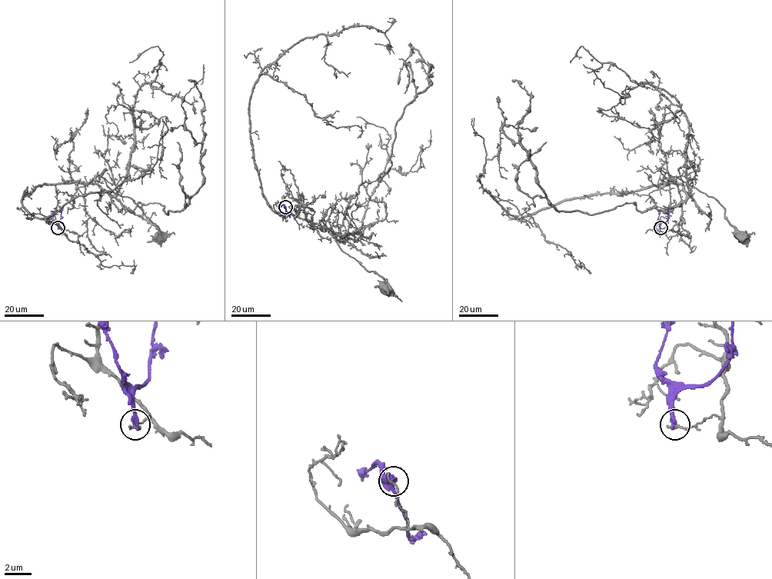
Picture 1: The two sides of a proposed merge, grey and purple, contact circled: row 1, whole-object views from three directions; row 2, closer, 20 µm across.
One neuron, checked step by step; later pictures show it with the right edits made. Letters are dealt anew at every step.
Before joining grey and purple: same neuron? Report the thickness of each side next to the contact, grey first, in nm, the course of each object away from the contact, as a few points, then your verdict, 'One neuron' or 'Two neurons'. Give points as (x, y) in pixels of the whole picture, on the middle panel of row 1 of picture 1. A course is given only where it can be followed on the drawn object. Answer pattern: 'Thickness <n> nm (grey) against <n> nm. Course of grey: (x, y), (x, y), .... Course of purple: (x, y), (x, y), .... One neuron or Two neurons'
Thickness 190 nm (grey) against 320 nm. Course of grey: (285, 207), (284, 217), (318, 223), (334, 205), (328, 221), (334, 240), (385, 287). Course of purple: (285, 207), (290, 217). Two neurons

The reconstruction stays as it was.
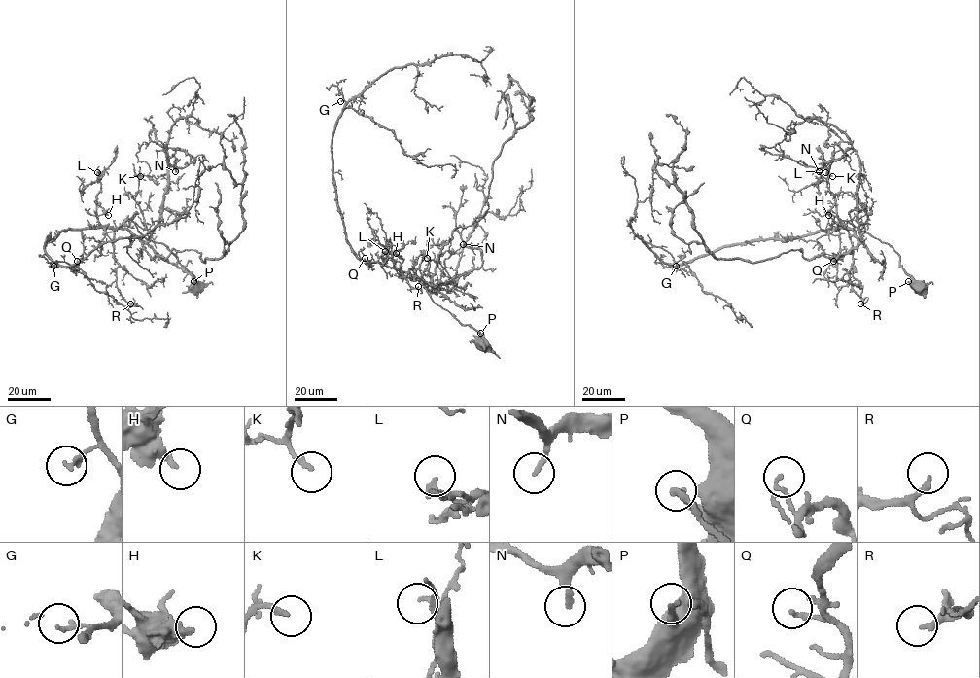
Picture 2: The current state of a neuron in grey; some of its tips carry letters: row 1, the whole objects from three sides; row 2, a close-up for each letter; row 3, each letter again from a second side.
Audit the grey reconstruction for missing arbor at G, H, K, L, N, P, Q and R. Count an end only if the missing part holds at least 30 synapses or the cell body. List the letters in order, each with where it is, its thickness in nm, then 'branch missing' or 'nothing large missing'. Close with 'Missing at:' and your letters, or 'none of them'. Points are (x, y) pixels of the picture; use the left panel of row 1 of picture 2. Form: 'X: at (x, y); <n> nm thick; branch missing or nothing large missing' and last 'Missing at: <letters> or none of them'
G: at (53, 266); 160 nm thick; nothing large missing
H: at (108, 215); 300 nm thick; nothing large missing
K: at (140, 176); 180 nm thick; nothing large missing
L: at (97, 172); 170 nm thick; nothing large missing
N: at (175, 171); 190 nm thick; nothing large missing
P: at (193, 281); 190 nm thick; nothing large missing
Q: at (77, 261); 150 nm thick; nothing large missing
R: at (130, 303); 190 nm thick; branch missing
Missing at: R

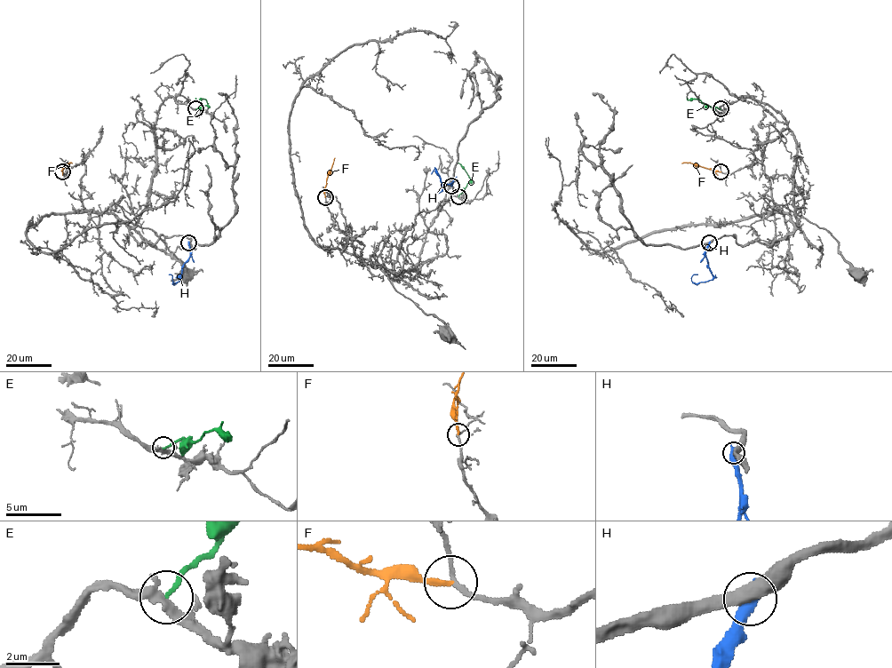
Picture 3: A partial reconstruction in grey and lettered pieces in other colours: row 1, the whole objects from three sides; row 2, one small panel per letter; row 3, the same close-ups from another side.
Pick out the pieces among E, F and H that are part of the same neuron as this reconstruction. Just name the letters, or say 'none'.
F

